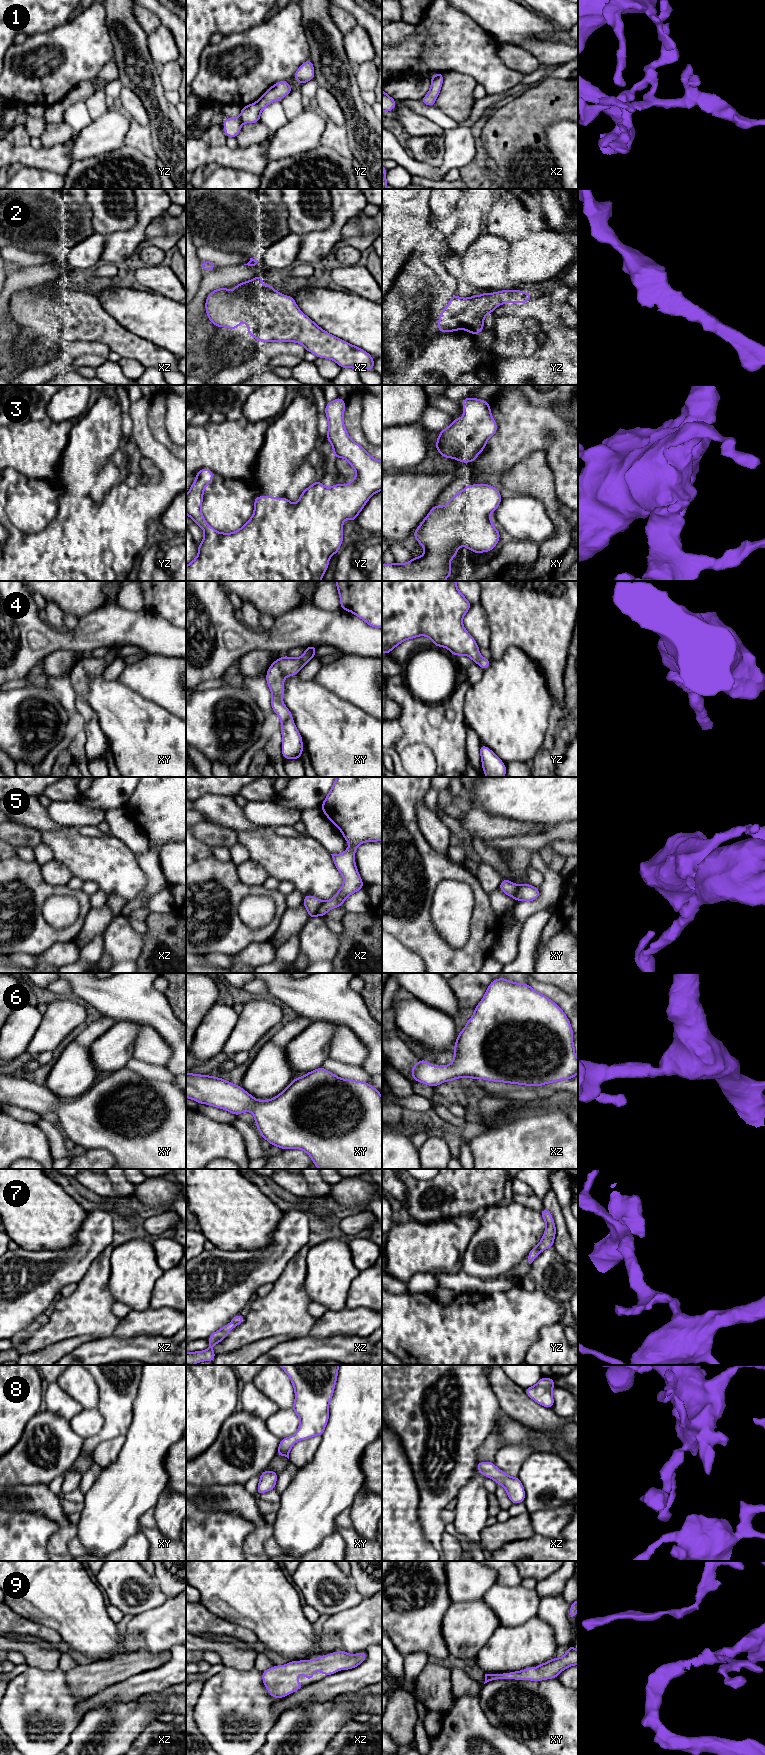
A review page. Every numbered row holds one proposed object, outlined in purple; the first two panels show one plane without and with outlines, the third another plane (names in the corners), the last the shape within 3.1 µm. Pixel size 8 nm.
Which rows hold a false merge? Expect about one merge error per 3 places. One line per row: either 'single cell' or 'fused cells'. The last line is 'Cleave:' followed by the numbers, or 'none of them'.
1: single cell
2: single cell
3: single cell
4: single cell
5: fused cells
6: single cell
7: single cell
8: single cell
9: single cell
Cleave: 5

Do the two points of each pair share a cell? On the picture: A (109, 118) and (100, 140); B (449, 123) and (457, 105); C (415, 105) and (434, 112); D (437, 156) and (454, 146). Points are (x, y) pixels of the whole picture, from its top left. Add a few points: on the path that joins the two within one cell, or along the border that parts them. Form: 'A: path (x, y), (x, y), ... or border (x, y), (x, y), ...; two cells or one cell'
A: path (109, 123), (109, 130), (104, 135); one cell
B: border (436, 106), (456, 122); two cells
C: path (420, 108), (429, 112); one cell
D: border (445, 133), (445, 158), (438, 167); two cells

